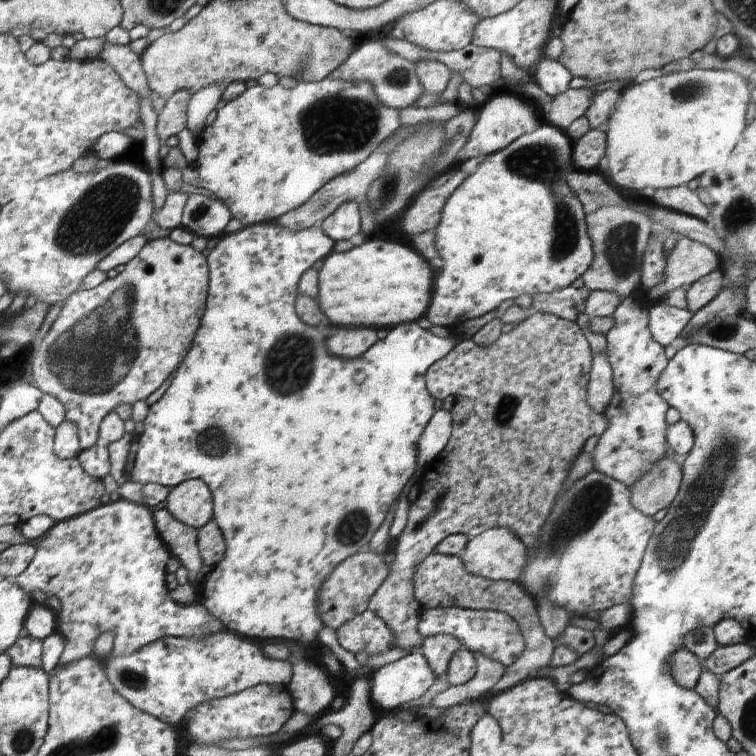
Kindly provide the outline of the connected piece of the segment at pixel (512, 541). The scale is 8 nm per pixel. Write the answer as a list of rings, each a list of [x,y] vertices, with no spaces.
[[[494,528],[469,539],[460,555],[464,568],[486,580],[508,580],[521,582],[523,568],[526,568],[525,544],[510,530],[510,528]]]

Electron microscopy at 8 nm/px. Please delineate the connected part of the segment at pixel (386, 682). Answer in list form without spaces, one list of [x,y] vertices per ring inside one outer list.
[[[416,650],[399,660],[380,667],[371,675],[371,698],[380,714],[394,714],[401,710],[402,704],[421,698],[422,694],[432,686],[436,674],[430,670],[421,650]]]

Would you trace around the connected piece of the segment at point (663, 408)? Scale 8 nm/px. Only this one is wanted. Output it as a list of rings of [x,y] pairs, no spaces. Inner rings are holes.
[[[632,295],[616,306],[612,318],[614,326],[605,337],[606,354],[613,372],[614,396],[603,412],[608,428],[599,436],[592,460],[594,471],[629,487],[658,460],[671,453],[666,440],[668,424],[665,419],[671,406],[656,392],[656,380],[666,368],[669,358],[665,347],[652,338],[649,309],[638,304]]]

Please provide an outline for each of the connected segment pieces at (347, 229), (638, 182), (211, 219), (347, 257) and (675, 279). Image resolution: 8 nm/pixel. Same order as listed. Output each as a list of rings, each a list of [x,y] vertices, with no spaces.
[[[361,197],[355,198],[338,206],[338,208],[321,222],[320,227],[333,241],[350,240],[361,230],[361,216],[359,204],[363,201]]]
[[[685,67],[622,89],[622,102],[613,110],[604,127],[607,136],[606,175],[611,182],[632,193],[643,195],[654,190],[688,184],[692,178],[723,165],[746,128],[746,112],[751,102],[748,82],[726,69]]]
[[[192,193],[187,194],[180,225],[196,236],[211,239],[222,236],[232,218],[228,206],[220,199]]]
[[[367,239],[362,245],[338,253],[332,252],[325,259],[318,272],[317,302],[330,325],[335,327],[392,328],[404,322],[417,322],[428,312],[432,300],[434,269],[415,250],[401,242]]]
[[[679,237],[666,259],[666,276],[658,288],[652,288],[648,297],[655,302],[675,288],[687,288],[712,270],[722,267],[722,259],[712,248],[688,237]]]

